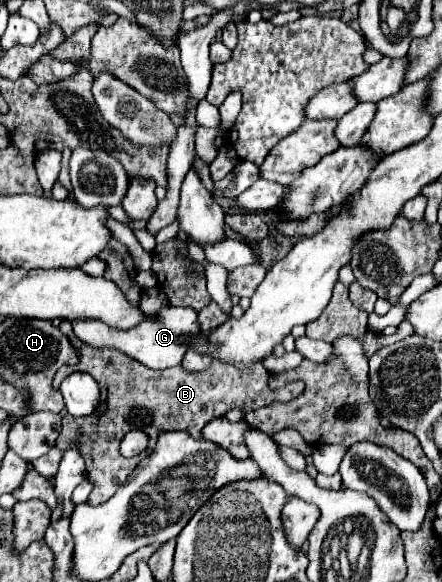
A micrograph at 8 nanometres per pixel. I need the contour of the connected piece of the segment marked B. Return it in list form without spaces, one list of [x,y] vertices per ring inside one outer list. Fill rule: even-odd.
[[[61,322],[59,328],[63,330],[63,334],[71,338],[71,344],[79,350],[81,362],[79,366],[59,368],[59,374],[55,374],[53,378],[55,390],[59,390],[59,384],[63,382],[63,378],[73,372],[91,374],[101,388],[99,408],[91,416],[85,416],[85,418],[65,416],[63,430],[57,442],[57,446],[63,450],[75,446],[81,458],[85,460],[87,480],[93,482],[89,504],[107,502],[115,494],[115,490],[125,482],[125,478],[135,468],[135,464],[143,460],[141,456],[123,458],[119,454],[119,442],[129,432],[129,428],[143,430],[149,436],[149,450],[153,450],[157,436],[163,430],[187,430],[193,438],[199,438],[207,422],[211,422],[217,416],[227,414],[233,408],[251,412],[271,402],[293,400],[305,390],[303,382],[291,382],[287,386],[271,390],[267,386],[269,372],[259,362],[253,362],[247,368],[235,368],[231,364],[223,364],[221,360],[213,360],[209,368],[205,368],[203,372],[189,372],[181,366],[173,366],[167,370],[151,370],[119,350],[93,348],[93,346],[87,346],[85,342],[79,342],[69,322]]]

